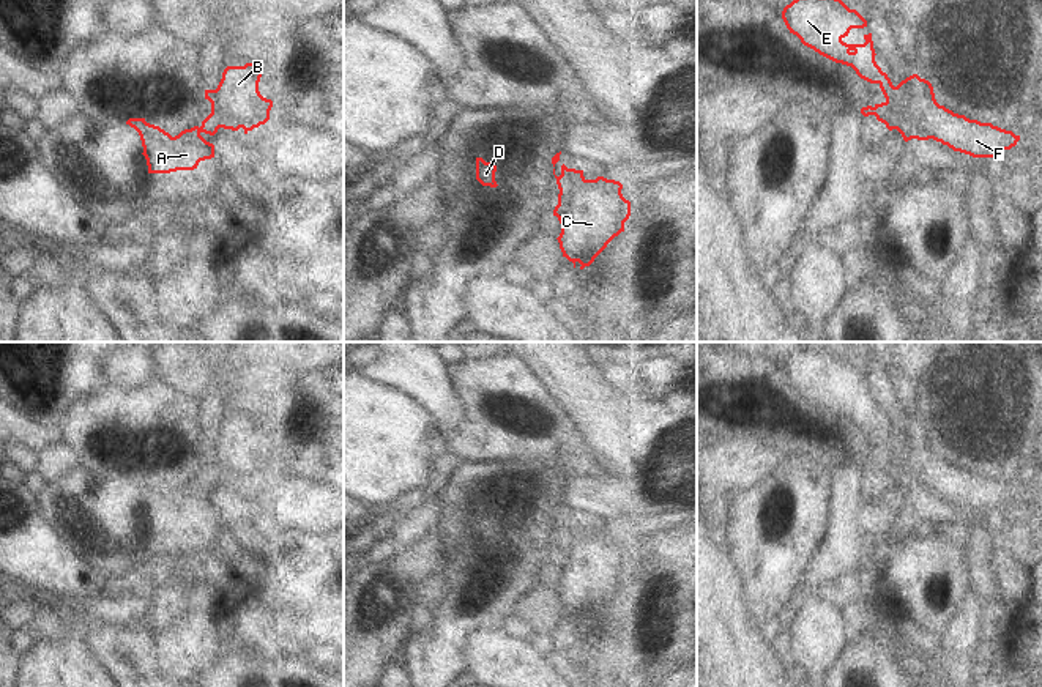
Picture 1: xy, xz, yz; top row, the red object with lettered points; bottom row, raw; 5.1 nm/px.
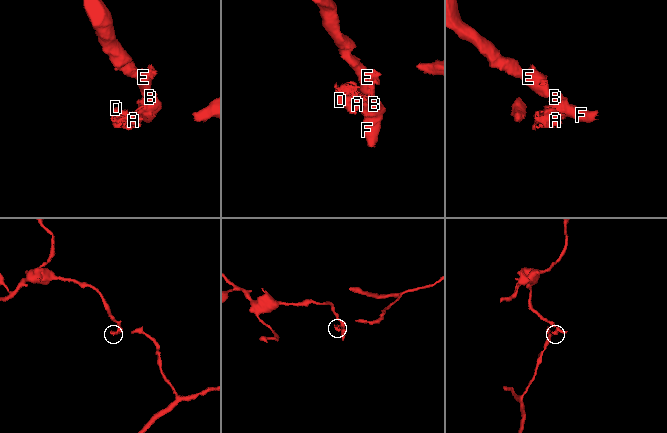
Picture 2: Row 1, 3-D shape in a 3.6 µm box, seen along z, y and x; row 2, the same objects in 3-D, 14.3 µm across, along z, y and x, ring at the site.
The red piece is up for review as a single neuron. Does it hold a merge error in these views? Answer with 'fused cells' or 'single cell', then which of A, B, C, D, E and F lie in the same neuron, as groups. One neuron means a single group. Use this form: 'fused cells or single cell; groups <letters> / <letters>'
fused cells; groups A D / B C E F

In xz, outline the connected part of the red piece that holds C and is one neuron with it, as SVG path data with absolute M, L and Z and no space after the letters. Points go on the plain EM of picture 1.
M575 528L571 537L560 544L553 569L561 577L556 591L563 610L579 615L583 622L624 585L624 575L631 569L631 555L621 547L623 537L615 533L597 529L586 533Z

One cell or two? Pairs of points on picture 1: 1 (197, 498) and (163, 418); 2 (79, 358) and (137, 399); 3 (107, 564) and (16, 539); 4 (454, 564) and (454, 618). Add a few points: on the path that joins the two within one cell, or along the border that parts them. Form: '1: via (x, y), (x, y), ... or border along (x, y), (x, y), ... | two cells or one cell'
1: border along (210, 465), (199, 479), (174, 489), (153, 478) | two cells
2: border along (104, 386), (84, 394), (70, 407) | two cells
3: border along (78, 552), (109, 579) | two cells
4: via (454, 577), (454, 605) | one cell

